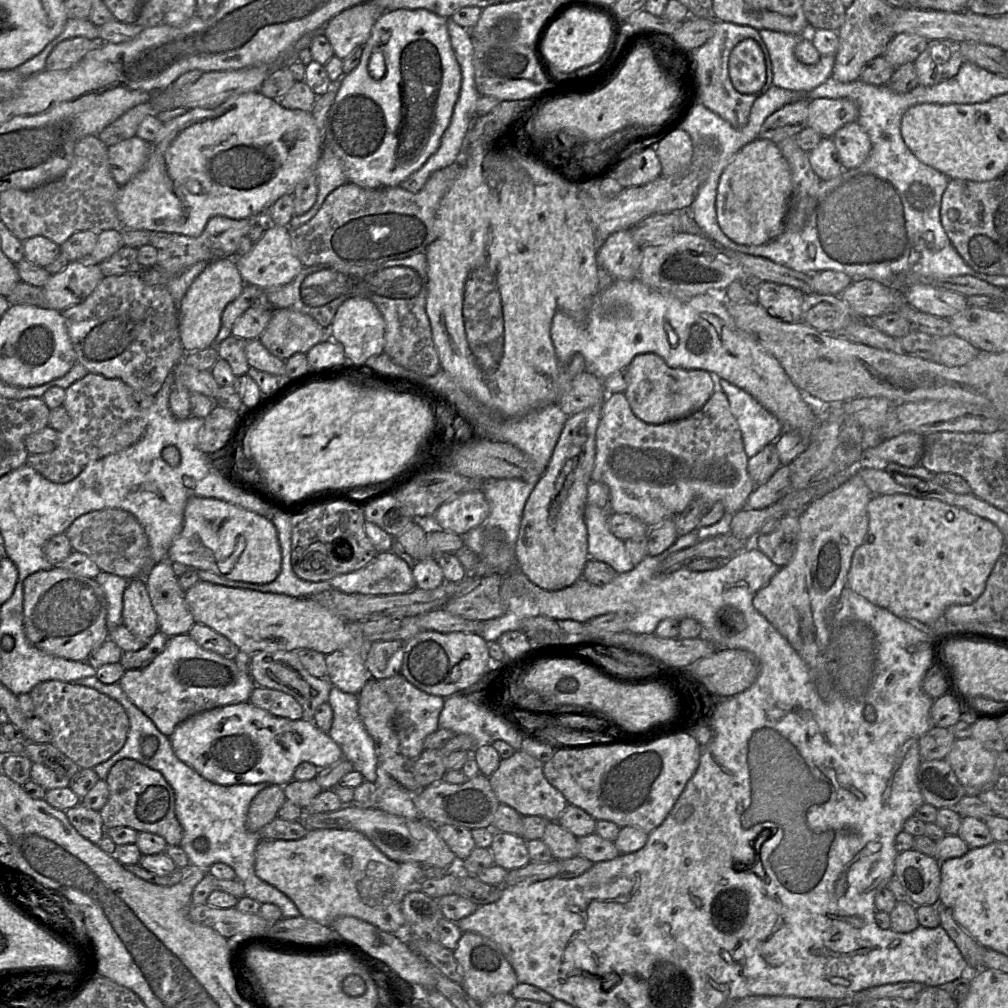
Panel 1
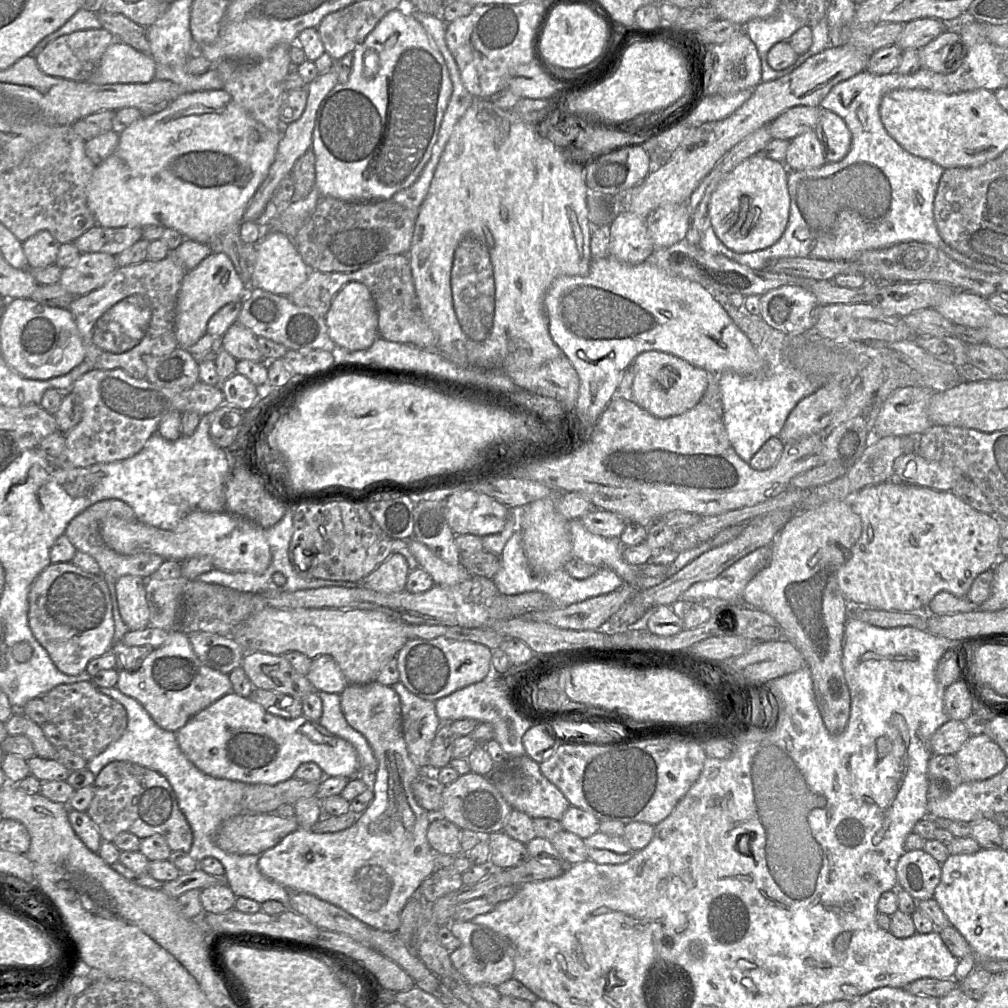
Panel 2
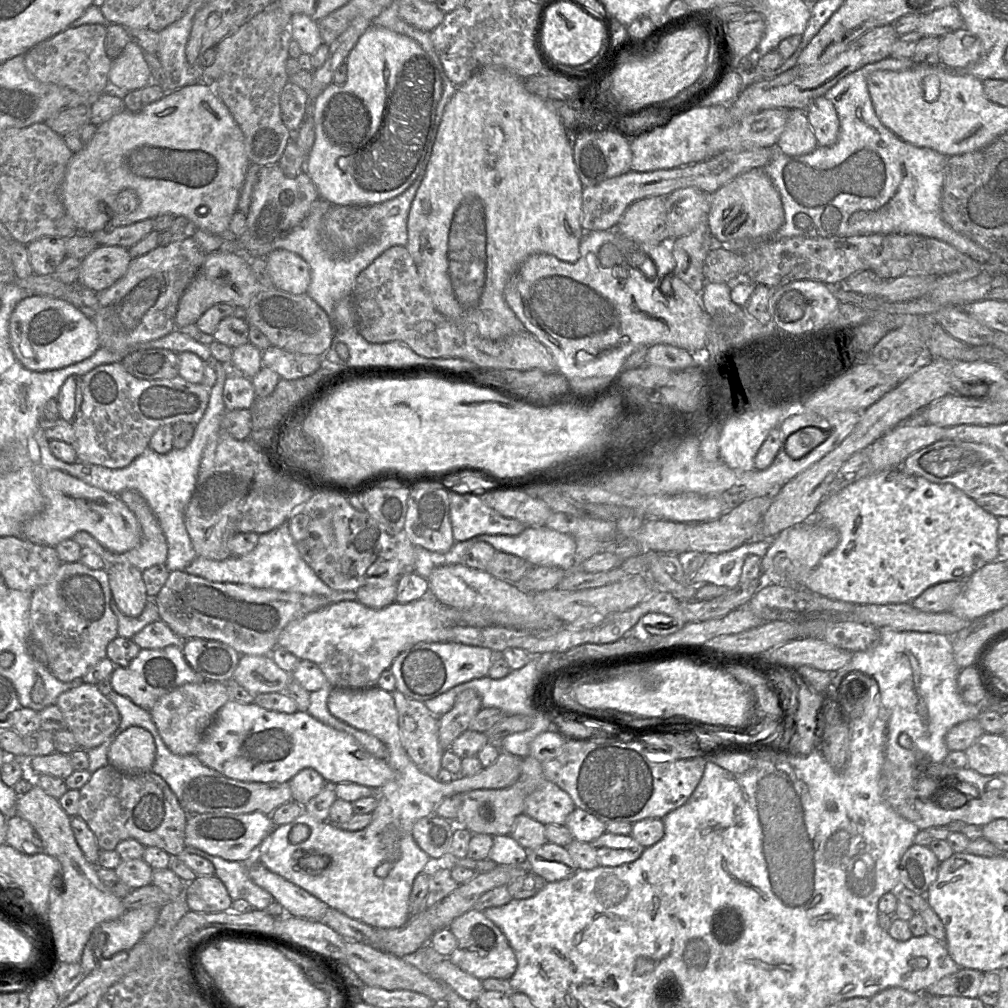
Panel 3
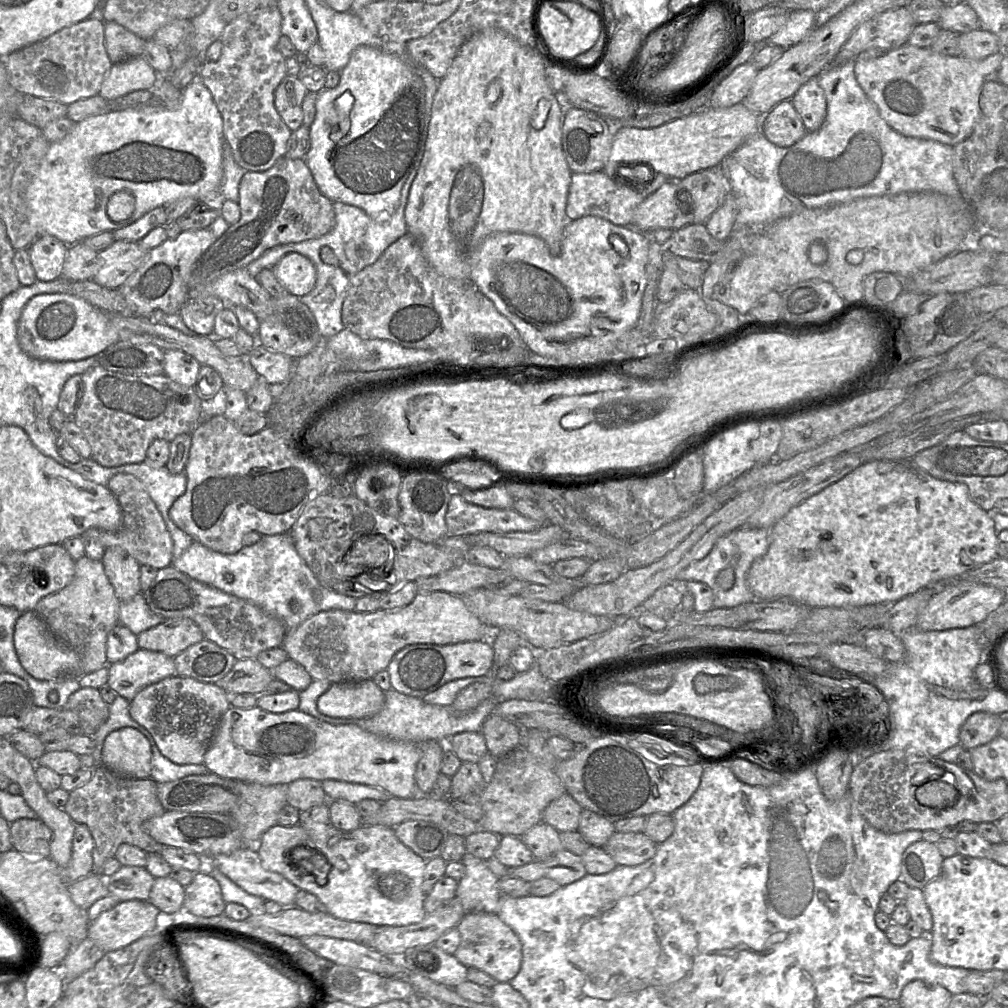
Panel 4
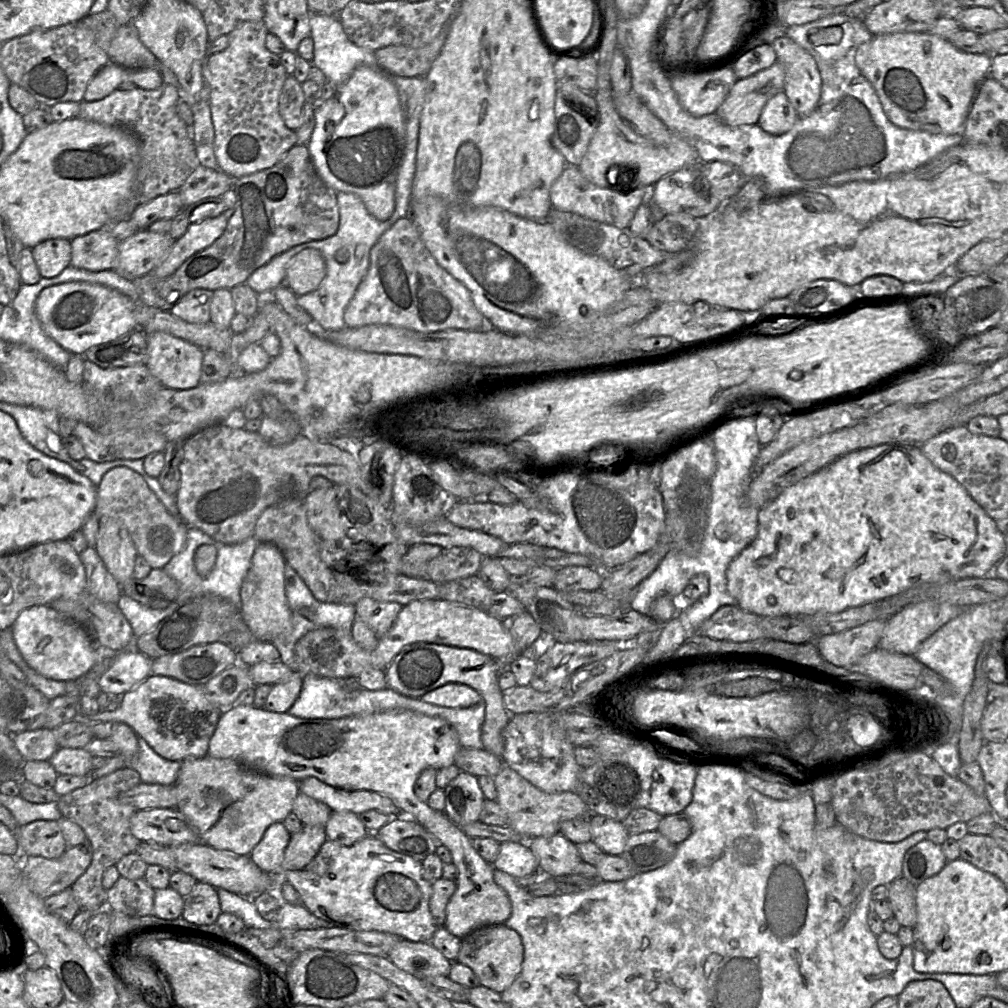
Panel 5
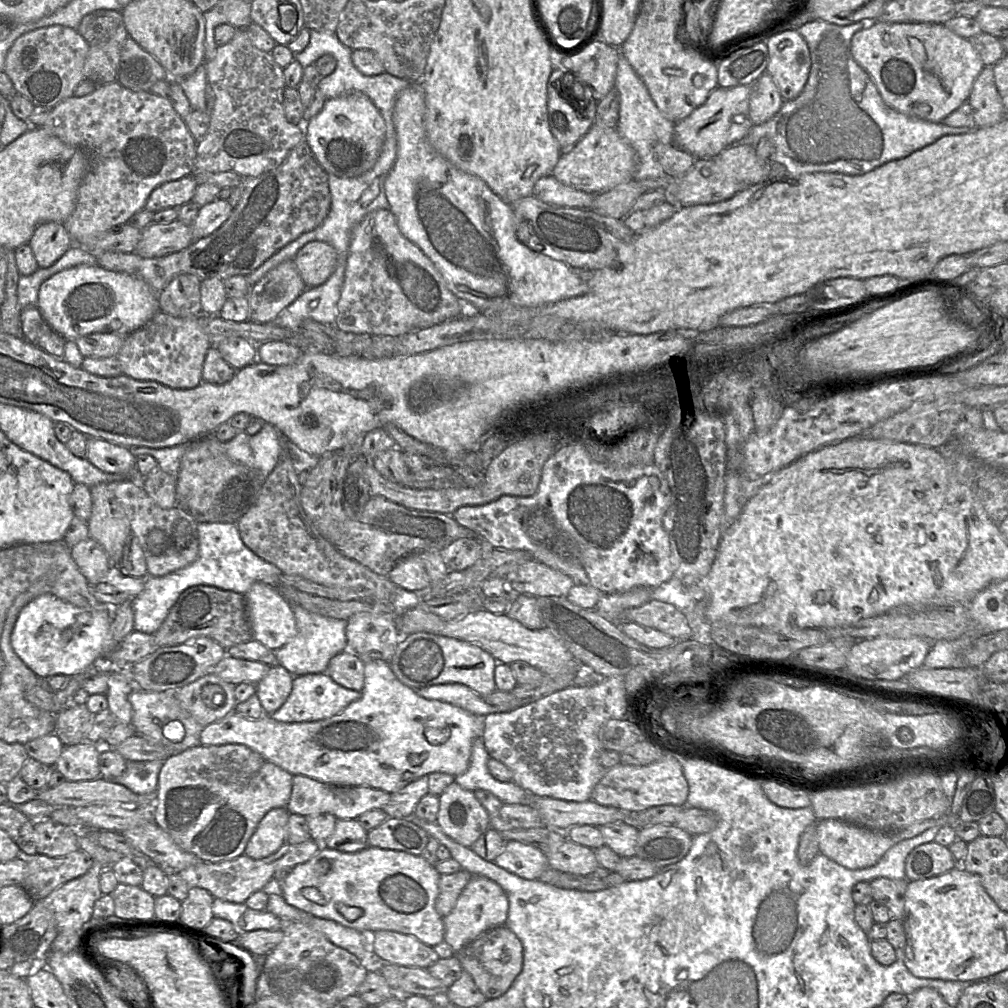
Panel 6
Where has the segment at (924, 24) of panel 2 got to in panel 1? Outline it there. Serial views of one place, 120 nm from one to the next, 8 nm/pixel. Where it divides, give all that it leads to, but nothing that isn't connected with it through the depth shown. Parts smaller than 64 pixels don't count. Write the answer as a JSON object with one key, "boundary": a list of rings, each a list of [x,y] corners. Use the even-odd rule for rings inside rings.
{"boundary":[[[900,33],[890,40],[882,55],[897,68],[905,63],[914,62],[926,48],[927,42],[926,38],[917,34]]]}

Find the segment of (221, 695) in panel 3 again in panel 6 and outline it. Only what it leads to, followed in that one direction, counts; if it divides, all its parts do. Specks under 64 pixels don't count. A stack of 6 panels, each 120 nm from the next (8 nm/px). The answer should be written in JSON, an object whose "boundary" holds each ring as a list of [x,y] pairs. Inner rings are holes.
{"boundary":[[[135,688],[129,696],[129,701],[132,706],[131,725],[136,735],[165,746],[171,755],[201,744],[200,735],[204,727],[181,705],[174,690],[155,692]]]}

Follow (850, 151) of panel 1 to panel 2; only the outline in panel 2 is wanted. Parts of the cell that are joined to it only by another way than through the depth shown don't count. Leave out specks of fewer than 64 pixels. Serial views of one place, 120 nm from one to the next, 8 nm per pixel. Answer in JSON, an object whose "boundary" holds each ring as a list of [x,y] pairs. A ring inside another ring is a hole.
{"boundary":[[[822,110],[814,131],[823,146],[828,162],[839,162],[848,154],[852,134],[840,115],[830,110]]]}

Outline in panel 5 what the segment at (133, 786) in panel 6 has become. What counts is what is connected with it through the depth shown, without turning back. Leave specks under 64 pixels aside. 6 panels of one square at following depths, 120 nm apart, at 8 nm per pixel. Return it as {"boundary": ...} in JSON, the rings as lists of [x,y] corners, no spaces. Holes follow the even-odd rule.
{"boundary":[[[136,735],[138,751],[133,758],[116,755],[107,758],[106,763],[90,773],[90,780],[99,779],[123,768],[136,770],[144,784],[170,785],[177,780],[181,761],[167,760],[158,755],[142,738]]]}

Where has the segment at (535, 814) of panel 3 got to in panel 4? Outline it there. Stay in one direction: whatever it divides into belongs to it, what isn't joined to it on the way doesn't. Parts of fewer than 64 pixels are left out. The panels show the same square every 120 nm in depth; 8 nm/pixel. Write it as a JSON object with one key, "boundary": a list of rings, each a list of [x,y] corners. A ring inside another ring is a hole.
{"boundary":[[[565,792],[546,807],[542,814],[542,822],[558,832],[577,831],[582,810],[582,807]]]}

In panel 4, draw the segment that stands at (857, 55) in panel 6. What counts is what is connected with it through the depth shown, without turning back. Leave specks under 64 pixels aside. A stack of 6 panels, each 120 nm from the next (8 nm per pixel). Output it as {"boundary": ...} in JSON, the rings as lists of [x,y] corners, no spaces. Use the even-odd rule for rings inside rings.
{"boundary":[[[908,43],[881,56],[868,60],[855,60],[855,76],[869,99],[876,105],[882,118],[900,134],[908,137],[935,140],[955,146],[971,135],[980,118],[979,97],[984,77],[996,73],[1005,56],[1002,50],[982,60],[969,60],[961,56],[946,56],[929,47],[919,48]]]}

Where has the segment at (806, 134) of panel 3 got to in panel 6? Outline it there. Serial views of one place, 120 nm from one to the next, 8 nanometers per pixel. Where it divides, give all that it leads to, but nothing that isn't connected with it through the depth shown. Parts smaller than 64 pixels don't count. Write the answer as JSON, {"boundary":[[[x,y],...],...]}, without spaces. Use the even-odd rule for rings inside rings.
{"boundary":[[[765,72],[751,85],[749,114],[753,124],[762,124],[781,109],[784,99],[772,77]]]}

